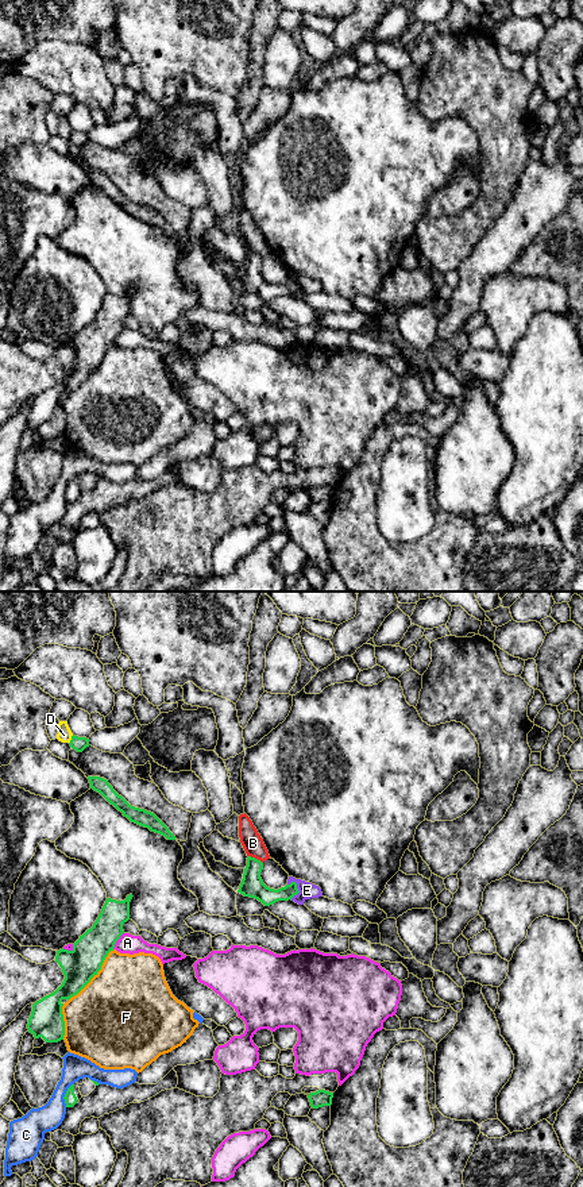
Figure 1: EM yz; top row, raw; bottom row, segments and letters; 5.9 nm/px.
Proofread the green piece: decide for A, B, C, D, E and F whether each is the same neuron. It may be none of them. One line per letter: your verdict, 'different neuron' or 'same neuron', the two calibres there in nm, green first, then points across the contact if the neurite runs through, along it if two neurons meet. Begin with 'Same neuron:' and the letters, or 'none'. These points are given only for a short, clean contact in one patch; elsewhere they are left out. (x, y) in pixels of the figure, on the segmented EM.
Same neuron: D
A: different neuron | 200/120 nm
B: different neuron | 140/120 nm
C: different neuron | 80/160 nm
D: same neuron | 80/80 nm | across yz (77, 743), (72, 739), (64, 735)
E: different neuron | 120/100 nm
F: different neuron | 200/480 nm

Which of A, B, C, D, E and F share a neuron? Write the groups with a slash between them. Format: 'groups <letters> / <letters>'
groups A / B / C / D / E / F

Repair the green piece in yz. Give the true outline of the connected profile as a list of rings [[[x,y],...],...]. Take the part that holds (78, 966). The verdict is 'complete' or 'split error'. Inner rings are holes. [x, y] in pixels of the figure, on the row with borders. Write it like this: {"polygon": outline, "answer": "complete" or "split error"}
{"polygon": [[[132,894],[127,895],[124,901],[107,898],[100,916],[90,929],[88,929],[73,944],[73,949],[57,951],[55,961],[62,968],[65,979],[62,984],[51,994],[43,997],[32,1005],[32,1011],[28,1018],[27,1029],[35,1038],[42,1037],[46,1043],[58,1043],[65,1036],[65,1021],[62,1014],[62,1001],[77,995],[101,970],[101,966],[111,951],[113,951],[116,941],[124,933],[123,924],[130,920],[130,902]]], "answer": "complete"}

